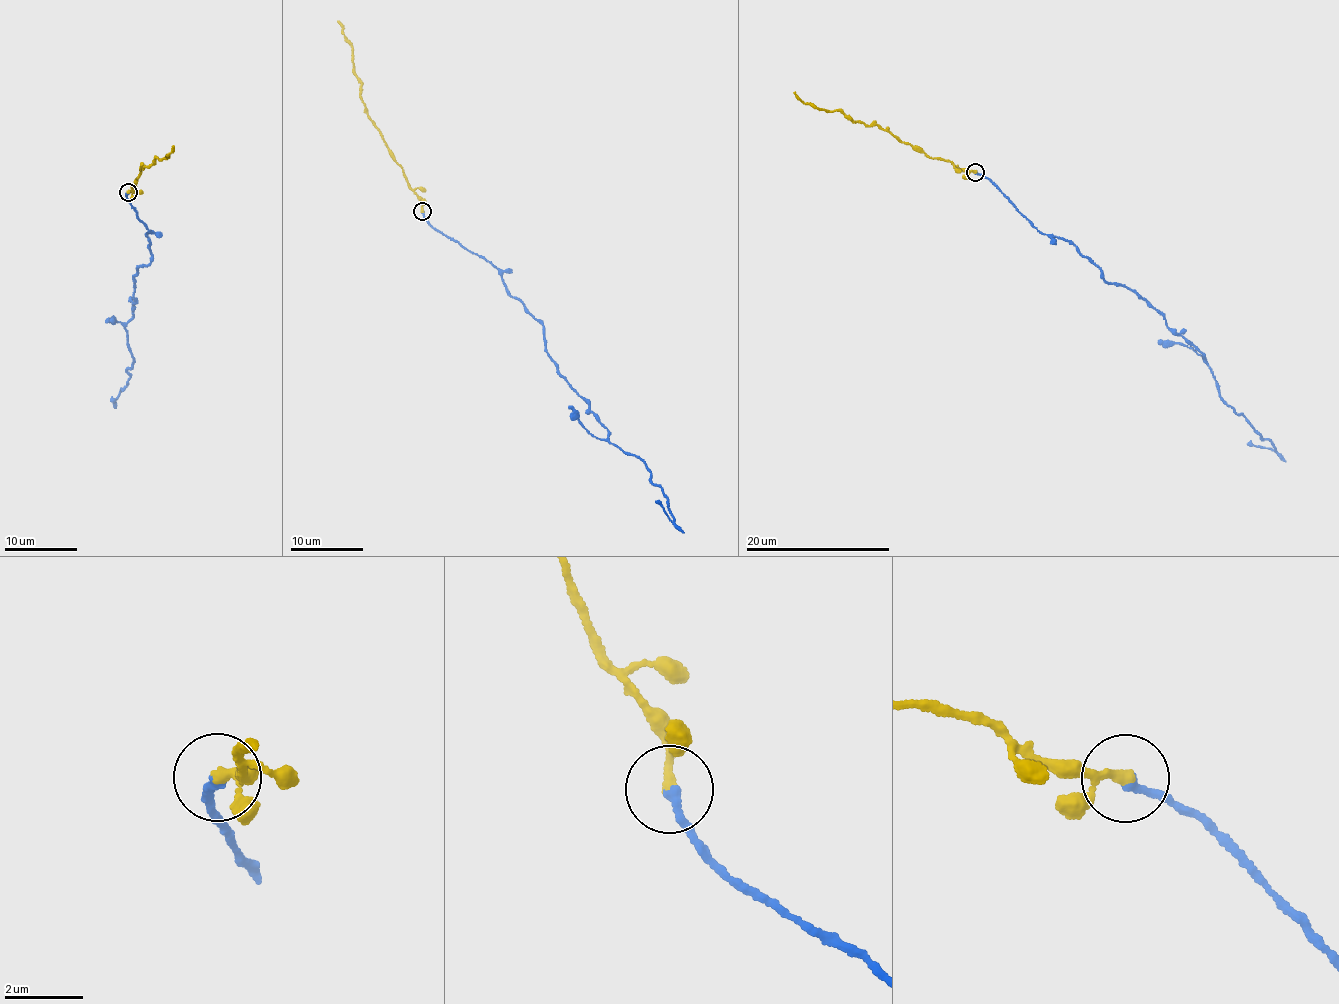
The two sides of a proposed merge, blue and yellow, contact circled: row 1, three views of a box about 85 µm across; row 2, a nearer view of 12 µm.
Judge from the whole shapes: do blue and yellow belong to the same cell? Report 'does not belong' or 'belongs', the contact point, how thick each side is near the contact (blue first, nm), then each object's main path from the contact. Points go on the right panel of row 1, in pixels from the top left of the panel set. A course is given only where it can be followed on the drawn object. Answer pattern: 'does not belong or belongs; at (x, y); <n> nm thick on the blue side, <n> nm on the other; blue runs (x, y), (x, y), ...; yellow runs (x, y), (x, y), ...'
belongs; at (975, 172); 240 nm thick on the blue side, 190 nm on the other; blue runs (975, 172), (1043, 233), (1064, 238), (1108, 282), (1130, 288), (1194, 347), (1218, 394), (1274, 450), (1246, 443); yellow runs (975, 172), (964, 172), (948, 161), (917, 151), (875, 124), (852, 123), (838, 110), (814, 109), (793, 92)

